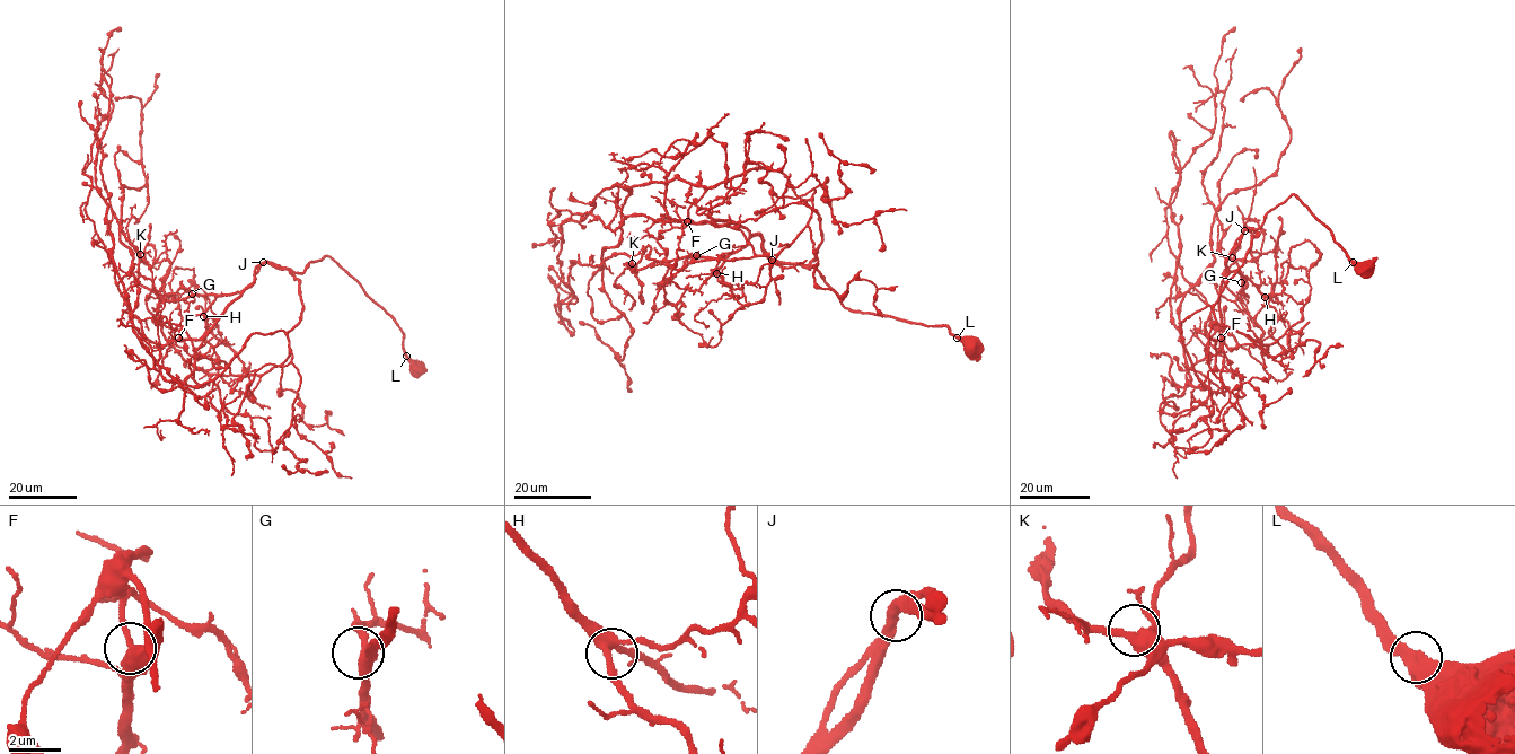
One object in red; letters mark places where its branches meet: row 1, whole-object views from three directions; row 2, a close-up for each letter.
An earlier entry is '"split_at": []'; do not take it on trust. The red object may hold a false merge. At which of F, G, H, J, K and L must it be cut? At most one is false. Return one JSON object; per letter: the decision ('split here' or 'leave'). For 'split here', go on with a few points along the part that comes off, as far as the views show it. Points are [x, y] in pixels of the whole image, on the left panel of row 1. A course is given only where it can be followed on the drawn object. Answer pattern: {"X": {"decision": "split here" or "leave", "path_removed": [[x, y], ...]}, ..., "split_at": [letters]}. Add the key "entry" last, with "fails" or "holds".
{"F": {"decision": "leave"}, "G": {"decision": "leave"}, "H": {"decision": "leave"}, "J": {"decision": "leave"}, "K": {"decision": "leave"}, "L": {"decision": "leave"}, "split_at": [], "entry": "holds"}

